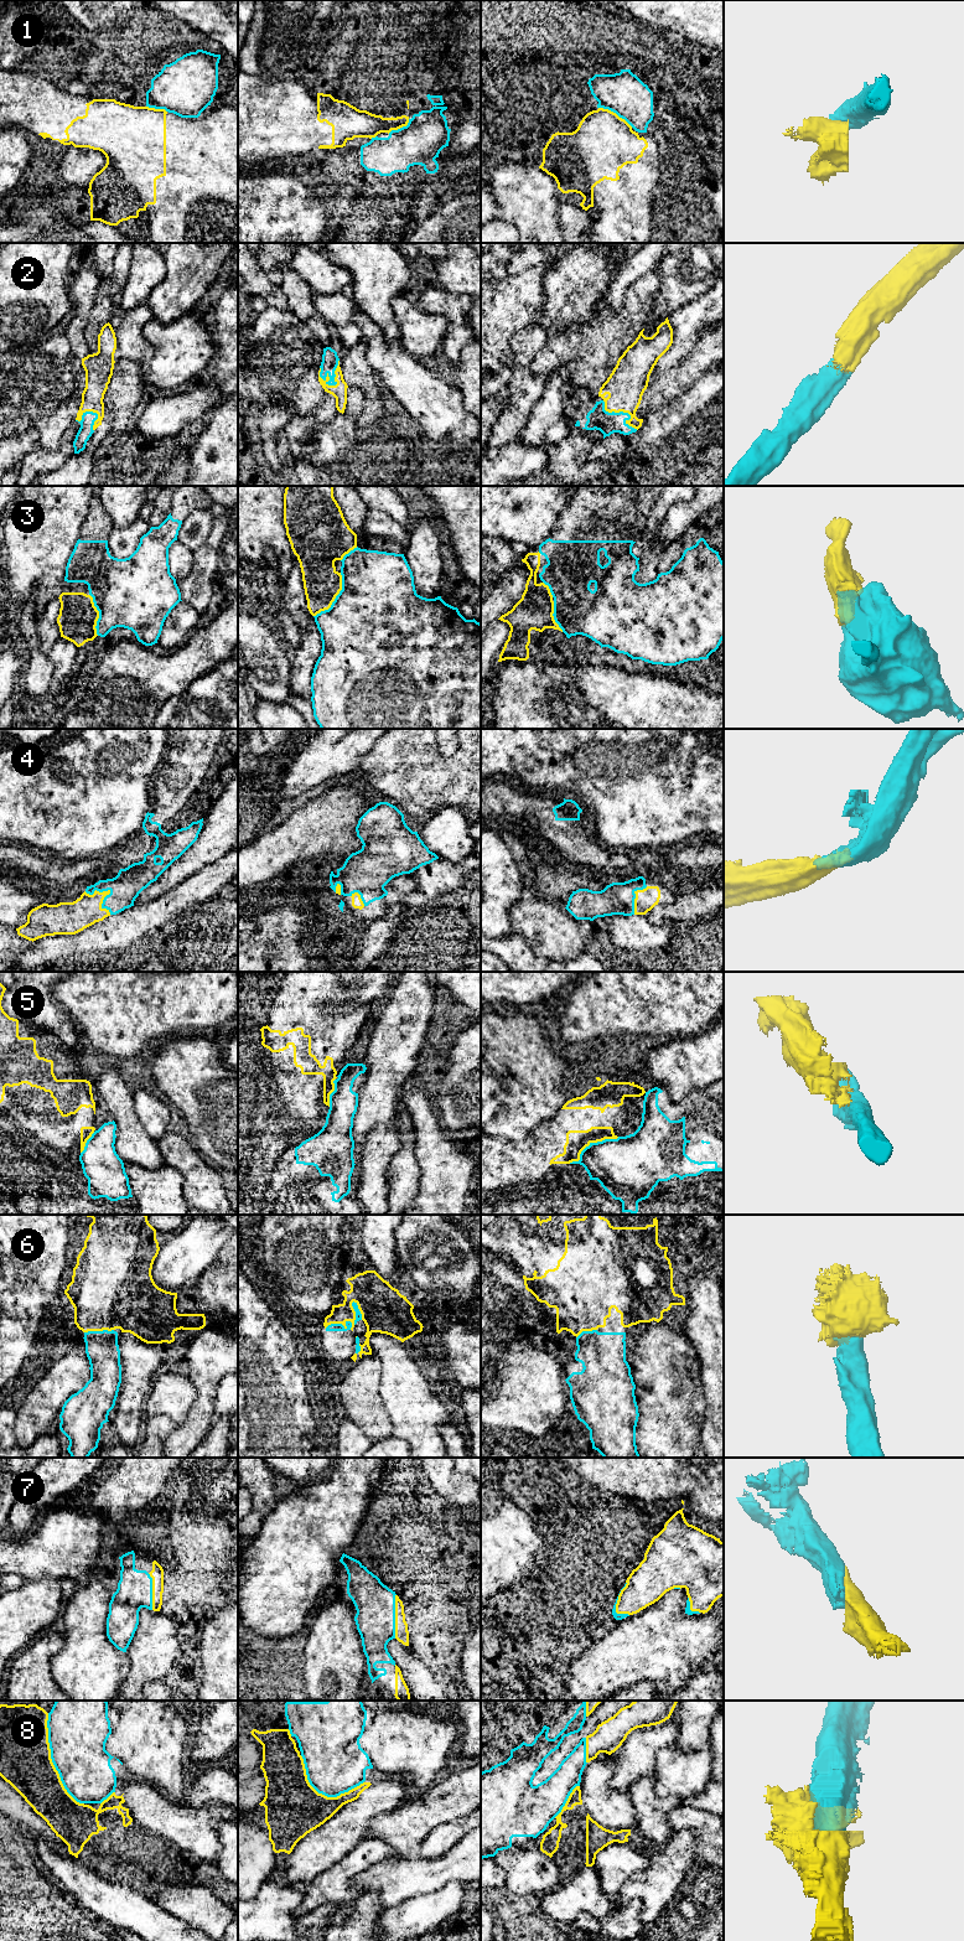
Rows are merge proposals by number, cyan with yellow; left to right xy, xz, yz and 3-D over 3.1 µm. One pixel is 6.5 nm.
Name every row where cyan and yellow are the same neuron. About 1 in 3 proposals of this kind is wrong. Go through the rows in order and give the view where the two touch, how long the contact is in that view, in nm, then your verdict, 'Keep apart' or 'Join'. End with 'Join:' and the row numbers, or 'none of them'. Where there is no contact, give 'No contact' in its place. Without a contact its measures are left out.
1: Touches cyan in yz. Shared border 260 nm. Keep apart
2: Touches cyan in xz. Shared border 190 nm. Join
3: Touches cyan in xz. Shared border 340 nm. Join
4: Touches cyan in xy. Shared border 220 nm. Join
5: Touches cyan in yz. Shared border 360 nm. Keep apart
6: Touches cyan in xz. Shared border 280 nm. Join
7: Touches cyan in xz. Shared border 280 nm. Join
8: Touches cyan in xy. Shared border 650 nm. Join
Join: 2, 3, 4, 6, 7, 8

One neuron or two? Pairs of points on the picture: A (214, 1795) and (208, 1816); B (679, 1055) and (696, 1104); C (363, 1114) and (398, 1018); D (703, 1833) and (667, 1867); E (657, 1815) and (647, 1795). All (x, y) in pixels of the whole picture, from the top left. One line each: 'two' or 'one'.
A: two
B: two
C: one
D: two
E: one

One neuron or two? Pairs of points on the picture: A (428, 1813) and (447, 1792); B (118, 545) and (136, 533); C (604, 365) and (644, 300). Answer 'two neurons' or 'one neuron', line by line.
A: one neuron
B: one neuron
C: one neuron

